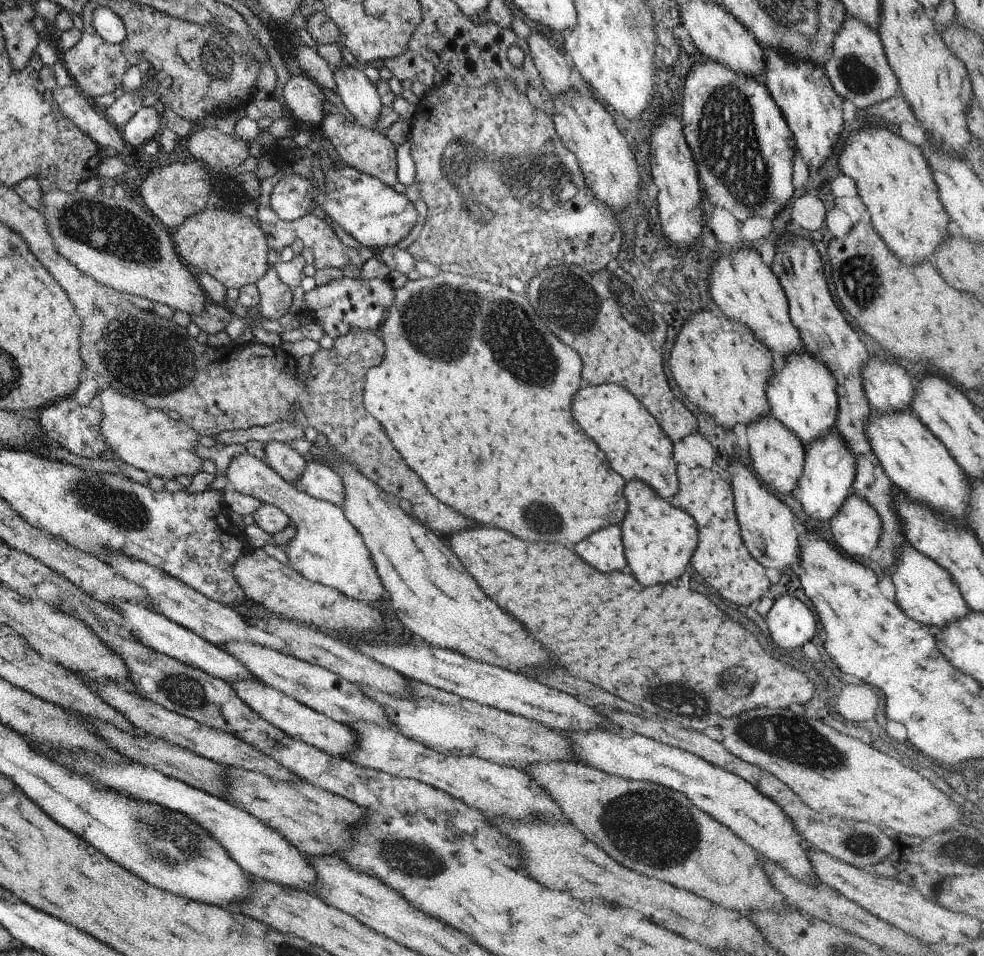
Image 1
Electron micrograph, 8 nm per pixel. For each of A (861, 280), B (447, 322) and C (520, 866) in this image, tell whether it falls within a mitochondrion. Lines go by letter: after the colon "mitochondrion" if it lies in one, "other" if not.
A: mitochondrion
B: mitochondrion
C: other

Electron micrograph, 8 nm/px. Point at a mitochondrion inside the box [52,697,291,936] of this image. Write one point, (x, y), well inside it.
(172, 842)

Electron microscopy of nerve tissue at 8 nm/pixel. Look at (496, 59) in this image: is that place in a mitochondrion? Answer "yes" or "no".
no

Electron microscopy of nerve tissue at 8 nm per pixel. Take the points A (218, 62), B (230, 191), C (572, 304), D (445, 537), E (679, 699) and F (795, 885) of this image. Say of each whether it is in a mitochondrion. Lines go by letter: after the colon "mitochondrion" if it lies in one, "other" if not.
A: mitochondrion
B: mitochondrion
C: mitochondrion
D: other
E: mitochondrion
F: other

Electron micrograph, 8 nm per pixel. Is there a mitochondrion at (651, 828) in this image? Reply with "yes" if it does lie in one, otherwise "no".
yes

